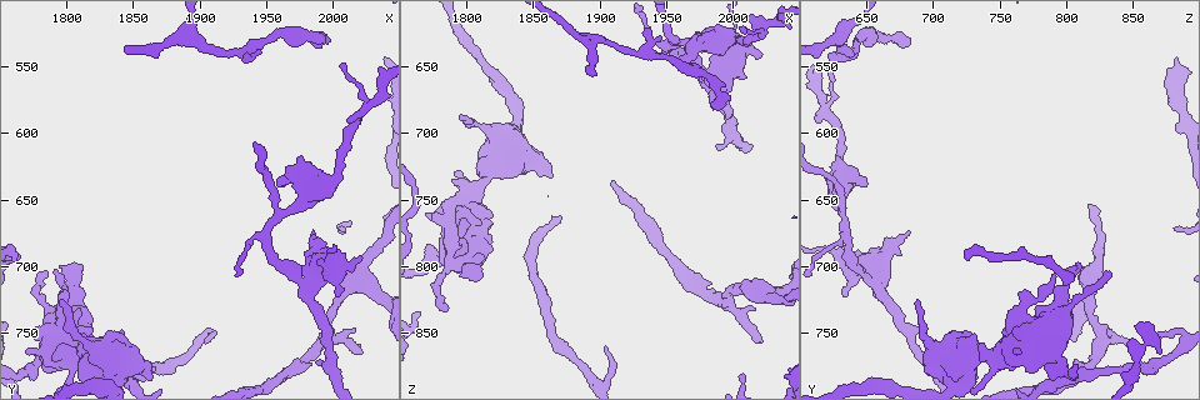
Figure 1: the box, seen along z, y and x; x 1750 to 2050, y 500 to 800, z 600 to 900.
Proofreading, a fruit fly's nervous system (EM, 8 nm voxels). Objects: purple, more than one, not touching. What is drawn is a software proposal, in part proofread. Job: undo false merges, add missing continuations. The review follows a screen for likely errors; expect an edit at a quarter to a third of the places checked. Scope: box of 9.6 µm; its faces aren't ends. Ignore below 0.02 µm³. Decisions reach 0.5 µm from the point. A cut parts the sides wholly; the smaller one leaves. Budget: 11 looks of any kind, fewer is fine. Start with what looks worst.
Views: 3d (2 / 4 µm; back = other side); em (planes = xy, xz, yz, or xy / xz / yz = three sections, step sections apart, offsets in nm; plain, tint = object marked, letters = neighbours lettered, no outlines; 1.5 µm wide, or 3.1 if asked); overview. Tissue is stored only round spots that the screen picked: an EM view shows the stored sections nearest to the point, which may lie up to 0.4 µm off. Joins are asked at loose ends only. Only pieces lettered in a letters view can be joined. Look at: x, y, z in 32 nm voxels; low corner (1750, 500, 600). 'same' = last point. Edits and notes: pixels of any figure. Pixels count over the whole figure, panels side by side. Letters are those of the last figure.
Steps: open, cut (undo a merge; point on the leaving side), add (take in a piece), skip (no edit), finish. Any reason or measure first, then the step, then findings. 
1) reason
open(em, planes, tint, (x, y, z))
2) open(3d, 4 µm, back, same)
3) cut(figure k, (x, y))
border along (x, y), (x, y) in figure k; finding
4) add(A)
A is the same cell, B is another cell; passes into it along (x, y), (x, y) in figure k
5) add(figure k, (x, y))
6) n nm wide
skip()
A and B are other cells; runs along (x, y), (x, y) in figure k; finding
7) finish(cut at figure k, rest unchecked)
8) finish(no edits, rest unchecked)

free end
open(3d, 2 µm, back, (2022, 764, 858))

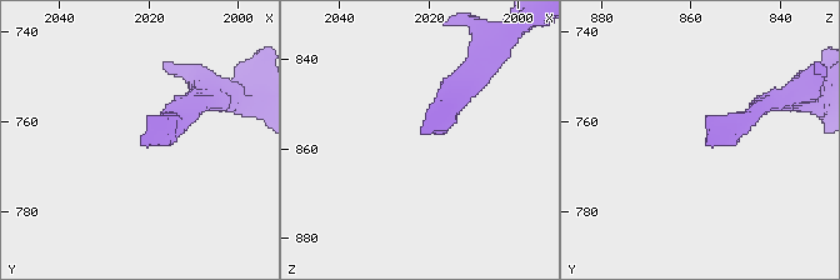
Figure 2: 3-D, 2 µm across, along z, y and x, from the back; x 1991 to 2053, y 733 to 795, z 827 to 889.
shape alone is not enough
open(em, planes, tint, (2021, 765, 857))

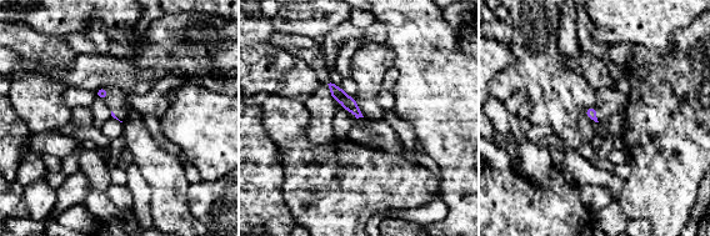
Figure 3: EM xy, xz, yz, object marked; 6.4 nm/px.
open(em, planes, letters, same)

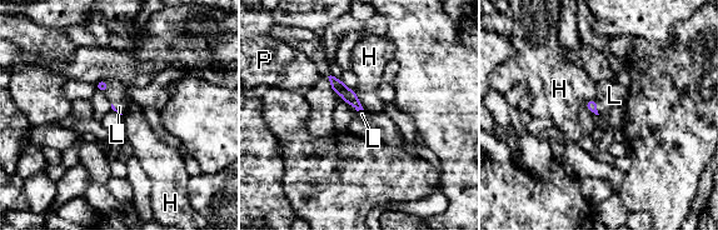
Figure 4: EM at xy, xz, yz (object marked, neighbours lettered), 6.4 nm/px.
H touches over 120 nm
add(L)
L is the same cell, H and P are other cells; passes into it along (591, 105), (596, 108), (614, 95) in figure 4; the neuron continues

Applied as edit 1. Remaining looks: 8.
tapers out
open(3d, 4 µm, (1786, 704, 830))

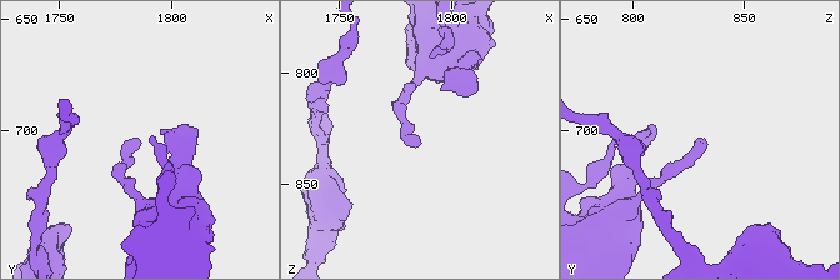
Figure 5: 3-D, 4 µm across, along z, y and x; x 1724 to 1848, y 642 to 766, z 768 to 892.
open(em, planes, letters, (1784, 704, 831))

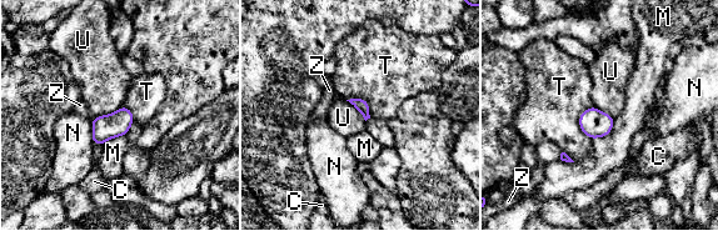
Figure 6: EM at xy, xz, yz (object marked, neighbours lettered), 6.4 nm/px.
skip()
C, M, N, T, U and Z are other cells; border along (123, 105), (111, 113), (91, 117) in figure 6; none of them fits

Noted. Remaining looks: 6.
narrows sharply
open(em, planes, letters, (1780, 770, 794))

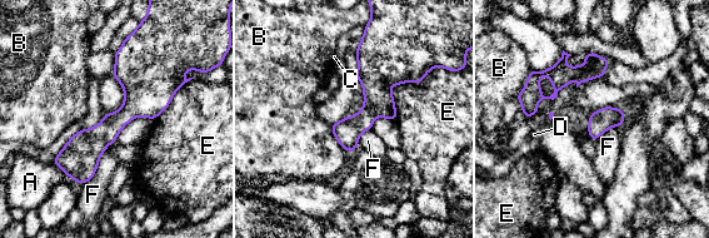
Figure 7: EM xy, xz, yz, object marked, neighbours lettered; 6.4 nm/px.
skip()
A, B, C, D, E and F are other cells; one neuron here

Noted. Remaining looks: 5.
free end
open(em, xz, step 4, tint, (1958, 640, 650))

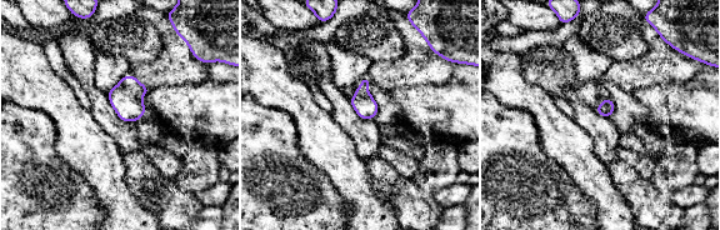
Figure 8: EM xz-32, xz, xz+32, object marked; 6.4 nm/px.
another direction
open(em, planes, letters, same)

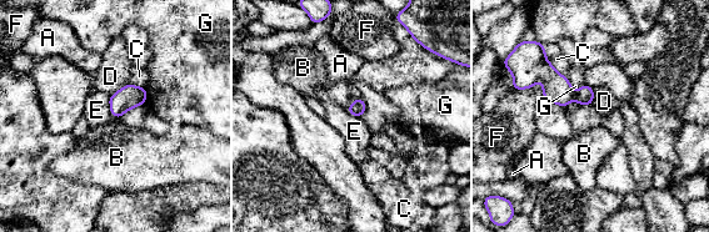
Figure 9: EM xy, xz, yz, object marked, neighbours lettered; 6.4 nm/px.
skip()
A, B, C, D, E, F and G are other cells; border along (109, 96), (109, 110), (119, 119) in figure 9; no lettered piece goes on from it

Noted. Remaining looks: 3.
finish(add at figure 4, rest unchecked)

